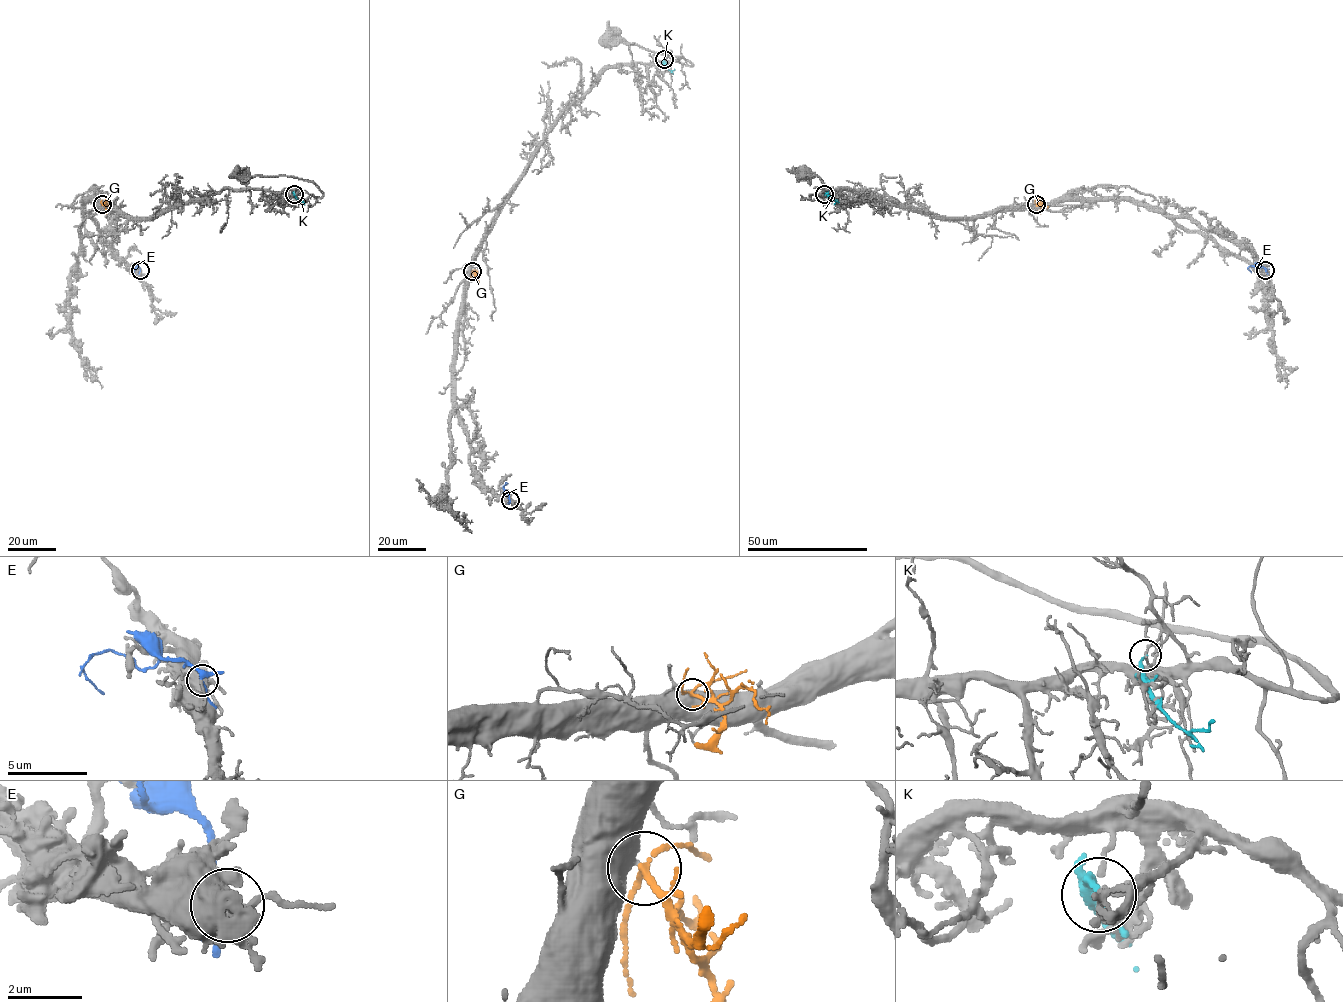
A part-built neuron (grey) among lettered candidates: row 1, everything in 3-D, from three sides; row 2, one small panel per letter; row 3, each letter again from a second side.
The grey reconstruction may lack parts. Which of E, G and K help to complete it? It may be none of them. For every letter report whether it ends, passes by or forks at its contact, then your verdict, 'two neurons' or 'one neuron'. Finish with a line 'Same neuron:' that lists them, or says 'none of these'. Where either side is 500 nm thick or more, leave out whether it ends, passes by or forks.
E: it forks | two neurons
G: one neuron
K: it ends | two neurons
Same neuron: G

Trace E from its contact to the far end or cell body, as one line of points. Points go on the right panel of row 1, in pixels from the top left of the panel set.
E: (1266, 270), (1250, 265), (1248, 268), (1251, 272)

